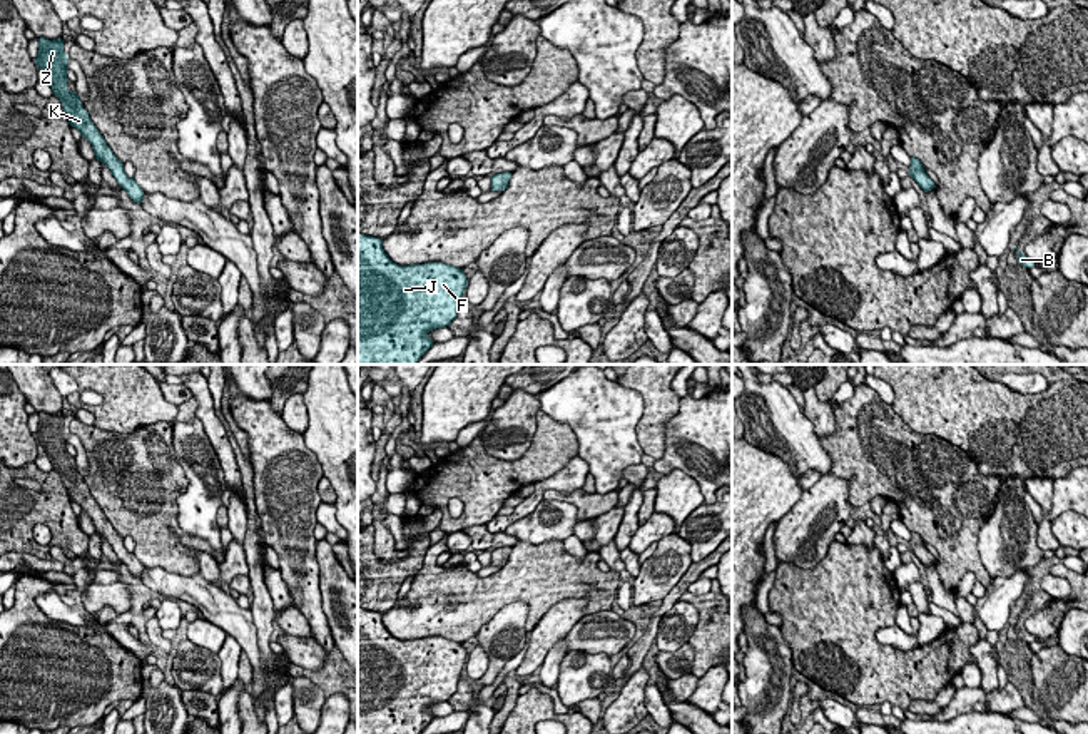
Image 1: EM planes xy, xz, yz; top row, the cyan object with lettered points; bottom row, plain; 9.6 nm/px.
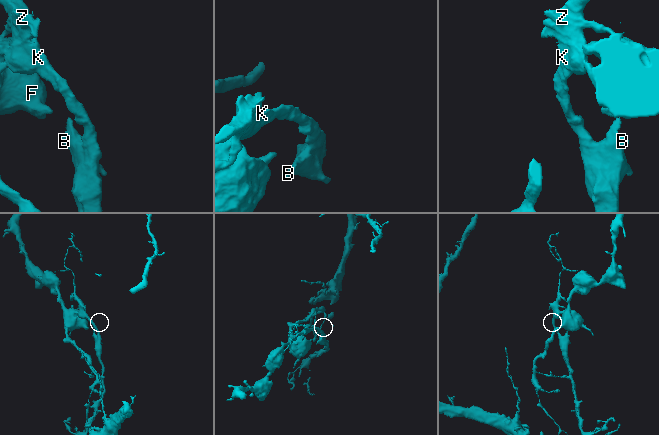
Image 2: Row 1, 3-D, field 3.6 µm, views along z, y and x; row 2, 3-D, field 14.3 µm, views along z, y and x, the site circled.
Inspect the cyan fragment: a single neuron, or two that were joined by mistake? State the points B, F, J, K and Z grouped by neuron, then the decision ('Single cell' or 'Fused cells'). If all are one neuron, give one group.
Groups: B / F J K Z. Fused cells

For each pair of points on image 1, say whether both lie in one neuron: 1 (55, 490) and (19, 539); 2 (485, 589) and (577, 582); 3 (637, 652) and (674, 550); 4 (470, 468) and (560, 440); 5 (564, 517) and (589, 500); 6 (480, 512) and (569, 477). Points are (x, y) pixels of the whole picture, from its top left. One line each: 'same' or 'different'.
1: same
2: same
3: different
4: same
5: different
6: different

